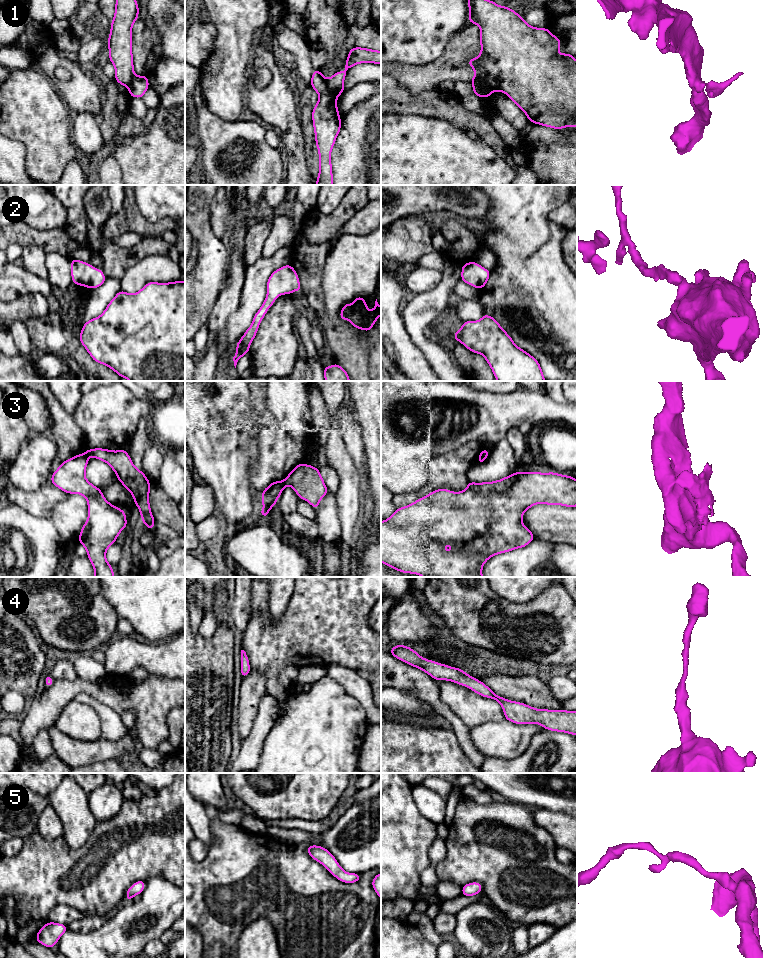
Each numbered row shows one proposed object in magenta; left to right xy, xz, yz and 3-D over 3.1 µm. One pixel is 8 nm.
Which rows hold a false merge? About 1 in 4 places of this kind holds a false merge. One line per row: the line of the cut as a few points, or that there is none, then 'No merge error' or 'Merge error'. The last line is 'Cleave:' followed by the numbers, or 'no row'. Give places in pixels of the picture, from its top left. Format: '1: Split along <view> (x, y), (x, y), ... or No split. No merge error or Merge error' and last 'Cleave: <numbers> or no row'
1: Split along yz (473, 77), (482, 80), (492, 91). Merge error
2: No split. No merge error
3: Split along xz (283, 481), (285, 485). Merge error
4: No split. No merge error
5: No split. No merge error
Cleave: 1, 3

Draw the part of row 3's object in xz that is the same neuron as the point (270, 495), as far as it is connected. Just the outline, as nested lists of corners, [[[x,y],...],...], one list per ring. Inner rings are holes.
[[[275,481],[262,491],[261,501],[264,508],[259,511],[259,513],[263,516],[264,519],[266,519],[270,509],[276,505],[284,487],[284,481]]]

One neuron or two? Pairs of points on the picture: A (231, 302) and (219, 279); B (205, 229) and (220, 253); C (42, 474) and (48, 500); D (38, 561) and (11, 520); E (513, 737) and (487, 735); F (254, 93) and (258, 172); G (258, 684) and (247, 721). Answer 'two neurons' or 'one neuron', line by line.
A: two neurons
B: one neuron
C: two neurons
D: one neuron
E: one neuron
F: two neurons
G: one neuron

